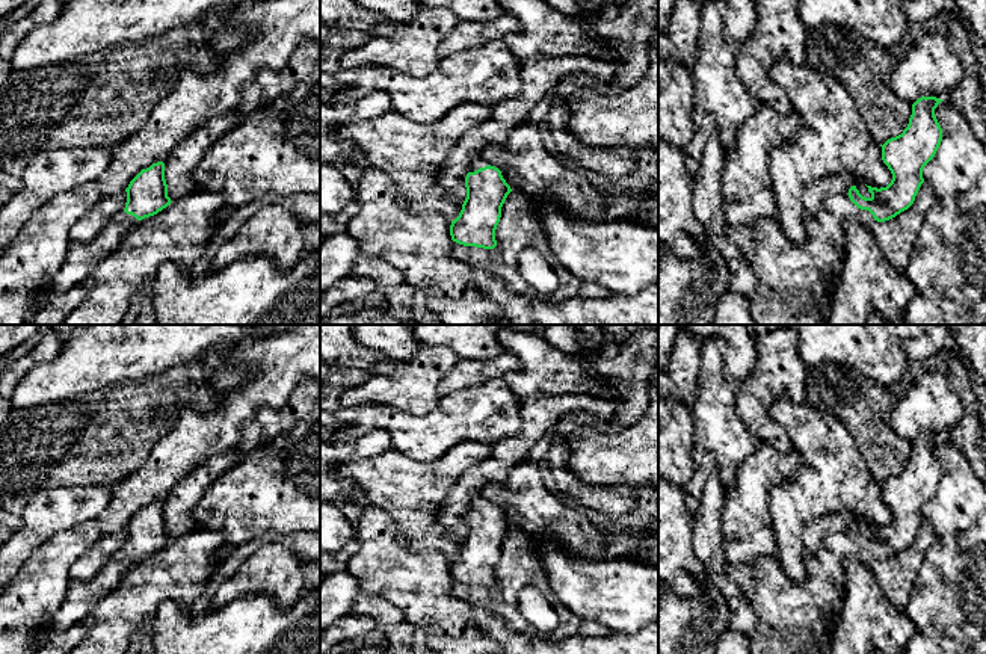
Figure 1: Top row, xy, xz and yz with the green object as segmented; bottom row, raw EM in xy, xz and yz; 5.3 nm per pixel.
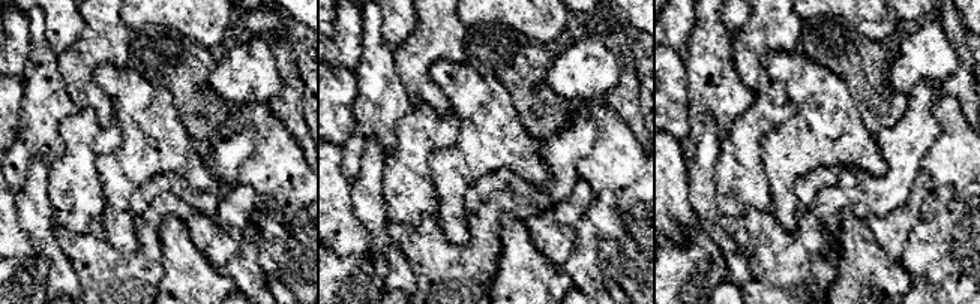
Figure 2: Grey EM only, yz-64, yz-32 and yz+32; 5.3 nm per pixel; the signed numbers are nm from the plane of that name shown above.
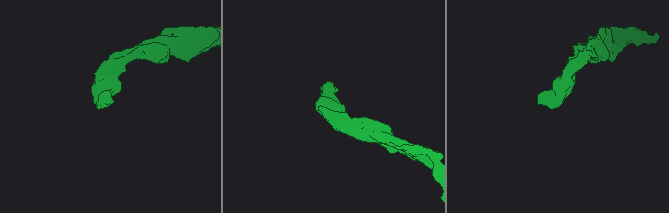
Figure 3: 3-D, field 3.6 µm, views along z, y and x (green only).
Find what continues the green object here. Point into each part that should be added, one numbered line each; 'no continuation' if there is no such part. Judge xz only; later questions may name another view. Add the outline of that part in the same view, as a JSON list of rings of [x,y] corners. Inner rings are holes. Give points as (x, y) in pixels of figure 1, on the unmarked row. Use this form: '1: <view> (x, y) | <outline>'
1: xz (477, 500) | [[[477,492],[477,494],[471,498],[471,503],[470,503],[470,509],[468,509],[468,511],[474,511],[474,509],[477,509],[477,507],[480,507],[480,506],[488,504],[488,503],[489,503],[489,501],[485,500],[485,498],[480,495],[480,492]]]

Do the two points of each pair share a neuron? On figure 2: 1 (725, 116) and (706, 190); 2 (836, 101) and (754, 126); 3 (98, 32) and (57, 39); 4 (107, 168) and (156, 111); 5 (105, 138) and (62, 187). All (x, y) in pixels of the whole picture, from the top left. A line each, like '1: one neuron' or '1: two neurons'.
1: two neurons
2: two neurons
3: two neurons
4: one neuron
5: one neuron

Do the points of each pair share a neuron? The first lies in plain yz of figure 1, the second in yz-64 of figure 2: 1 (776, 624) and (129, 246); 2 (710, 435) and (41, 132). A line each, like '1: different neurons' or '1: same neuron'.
1: different neurons
2: same neuron

